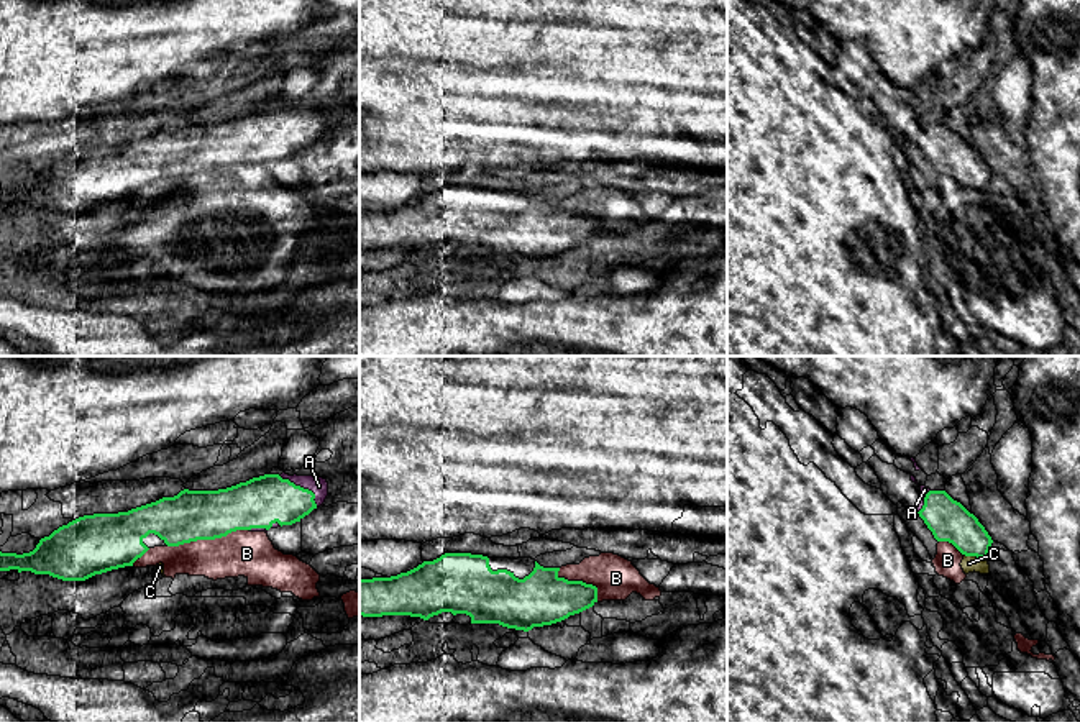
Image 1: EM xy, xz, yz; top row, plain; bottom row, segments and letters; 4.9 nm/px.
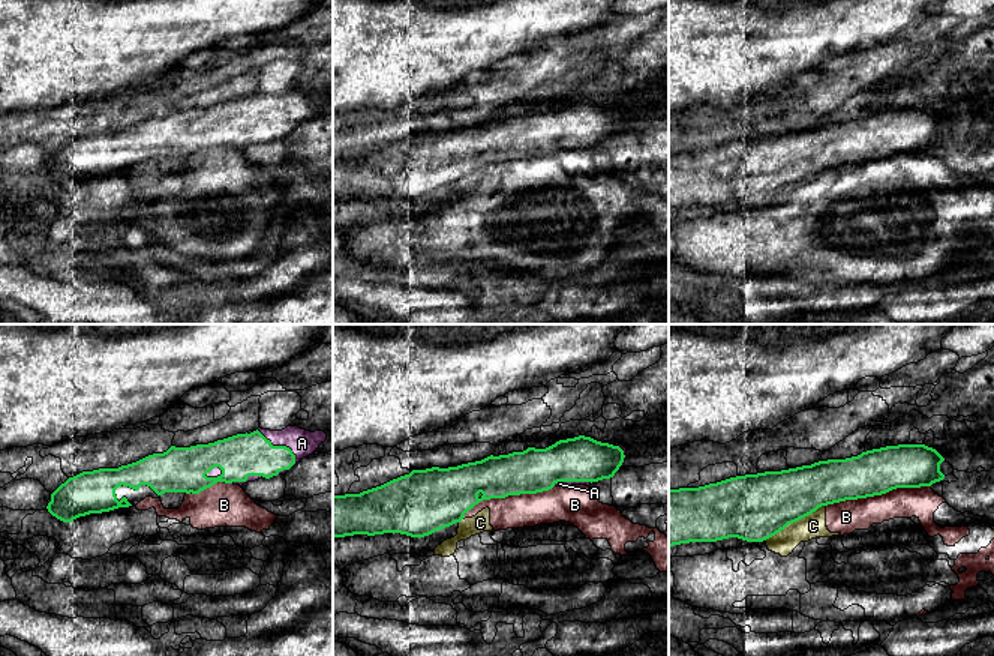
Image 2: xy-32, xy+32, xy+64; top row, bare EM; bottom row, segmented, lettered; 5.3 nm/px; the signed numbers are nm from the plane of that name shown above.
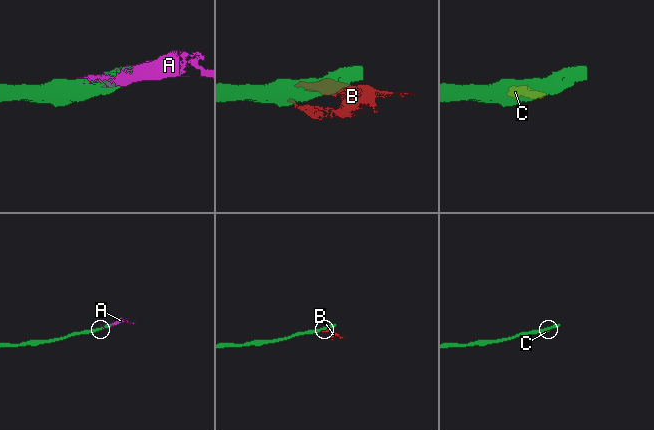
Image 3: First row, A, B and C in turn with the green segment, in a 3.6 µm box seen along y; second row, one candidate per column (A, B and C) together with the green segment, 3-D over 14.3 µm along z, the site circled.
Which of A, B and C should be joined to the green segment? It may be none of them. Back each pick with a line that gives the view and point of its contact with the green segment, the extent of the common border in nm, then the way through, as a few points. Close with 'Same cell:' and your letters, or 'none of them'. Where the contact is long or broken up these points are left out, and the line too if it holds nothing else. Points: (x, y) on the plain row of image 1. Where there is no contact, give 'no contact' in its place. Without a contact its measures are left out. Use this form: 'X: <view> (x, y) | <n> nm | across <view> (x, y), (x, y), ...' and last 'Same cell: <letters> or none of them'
A: xy (302, 120) | 240 nm
Same cell: A

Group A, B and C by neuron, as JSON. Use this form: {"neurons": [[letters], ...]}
{"neurons": [["A"], ["B", "C"]]}

